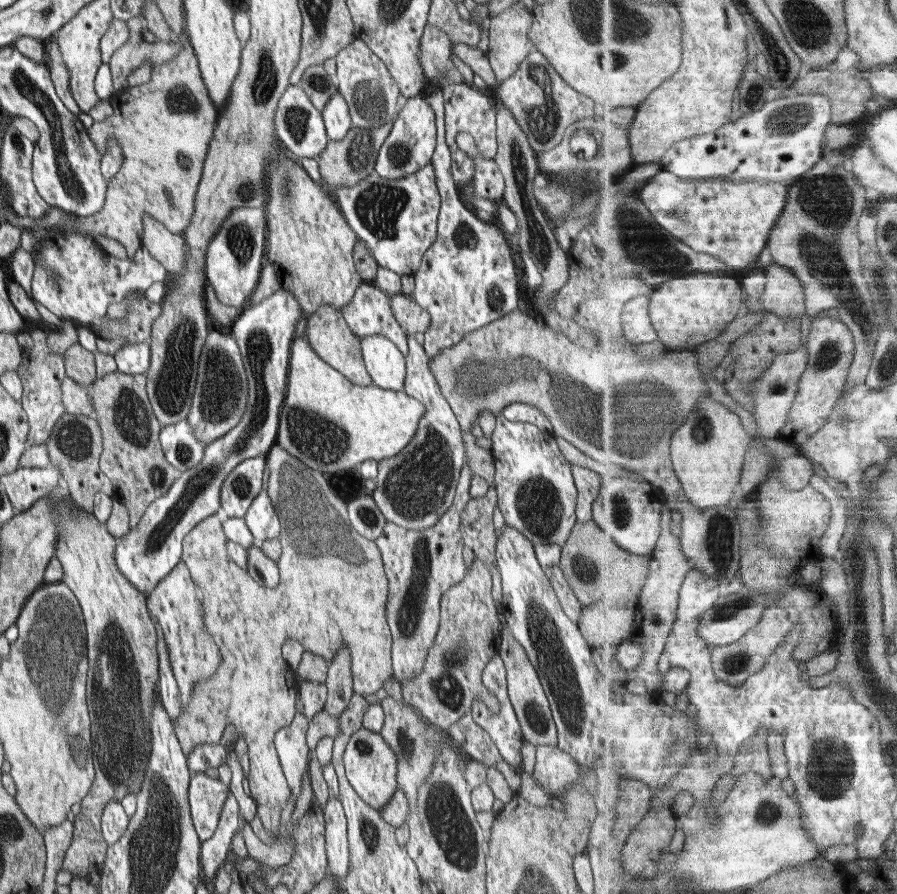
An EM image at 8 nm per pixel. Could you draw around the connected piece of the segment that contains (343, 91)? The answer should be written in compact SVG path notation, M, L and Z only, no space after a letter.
M356 37L335 57L337 62L338 91L349 104L352 124L358 129L378 129L388 120L396 117L399 109L397 82L388 67L374 54L362 38Z

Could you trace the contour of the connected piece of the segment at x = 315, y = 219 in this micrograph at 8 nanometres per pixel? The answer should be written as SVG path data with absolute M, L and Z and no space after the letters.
M286 155L275 156L267 167L267 204L263 207L267 218L265 242L266 262L270 263L281 278L281 287L294 293L303 311L314 314L322 306L332 306L341 310L351 303L364 279L359 275L353 259L356 246L356 233L346 222L343 212L335 199L328 195L322 185L314 182L303 169L299 159Z

